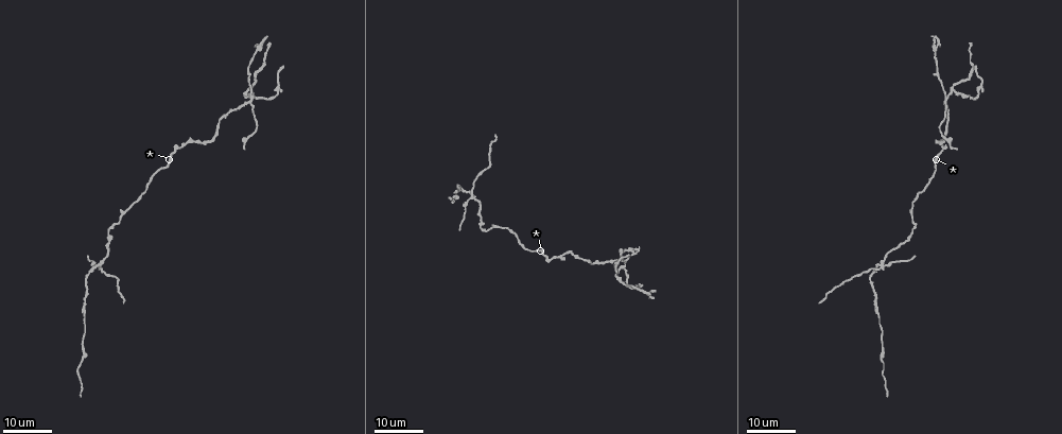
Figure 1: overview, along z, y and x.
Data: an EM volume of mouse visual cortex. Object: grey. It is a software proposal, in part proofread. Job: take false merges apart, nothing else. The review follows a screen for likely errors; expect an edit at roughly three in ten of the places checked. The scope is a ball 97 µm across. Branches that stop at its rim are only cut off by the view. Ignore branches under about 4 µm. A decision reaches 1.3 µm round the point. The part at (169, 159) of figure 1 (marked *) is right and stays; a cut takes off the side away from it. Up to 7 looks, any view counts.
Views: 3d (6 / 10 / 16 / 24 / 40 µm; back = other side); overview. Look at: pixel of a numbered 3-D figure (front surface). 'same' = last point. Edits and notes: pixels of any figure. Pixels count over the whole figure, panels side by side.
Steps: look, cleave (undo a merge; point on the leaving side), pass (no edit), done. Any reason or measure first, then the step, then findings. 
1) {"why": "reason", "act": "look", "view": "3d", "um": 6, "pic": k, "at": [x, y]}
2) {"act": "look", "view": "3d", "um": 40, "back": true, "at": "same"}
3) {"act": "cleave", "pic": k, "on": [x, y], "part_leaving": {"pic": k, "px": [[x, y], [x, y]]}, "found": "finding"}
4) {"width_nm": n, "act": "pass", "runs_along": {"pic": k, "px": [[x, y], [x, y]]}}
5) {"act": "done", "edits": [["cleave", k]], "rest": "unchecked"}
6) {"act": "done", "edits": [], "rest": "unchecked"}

{"why": "a fork", "act": "look", "view": "3d", "um": 16, "pic": 1, "at": [948, 96]}

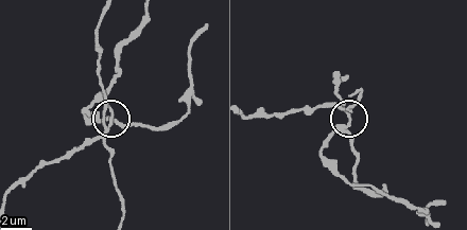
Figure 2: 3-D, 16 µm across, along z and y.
{"act": "look", "view": "3d", "um": 10, "pic": 2, "at": [110, 121]}

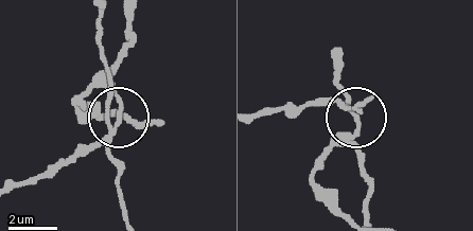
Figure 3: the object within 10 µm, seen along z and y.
{"act": "cleave", "pic": 3, "on": [121, 169], "part_leaving": {"pic": 3, "px": [[110, 131], [110, 72], [98, 18]]}, "found": "two neurons meet here"}

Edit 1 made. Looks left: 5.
{"why": "four arms meet", "act": "look", "view": "3d", "um": 24, "pic": 1, "at": [97, 263]}

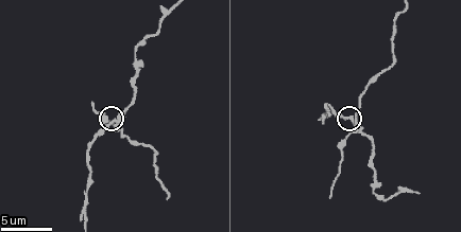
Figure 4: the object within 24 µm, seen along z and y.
{"act": "look", "view": "3d", "um": 10, "pic": 4, "at": [116, 122]}

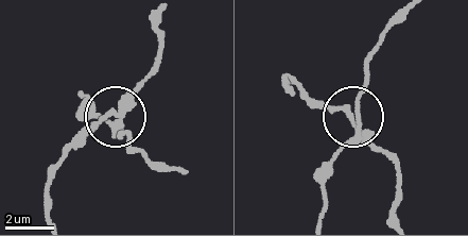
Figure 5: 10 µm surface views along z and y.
{"width_nm": 210, "act": "cleave", "pic": 5, "on": [356, 107], "part_leaving": {"pic": 5, "px": [[353, 137], [367, 60], [400, 17]]}, "found": "a second neuron is stuck on"}

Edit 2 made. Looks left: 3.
{"why": "narrows sharply", "act": "look", "view": "3d", "um": 16, "pic": 1, "at": [546, 256]}

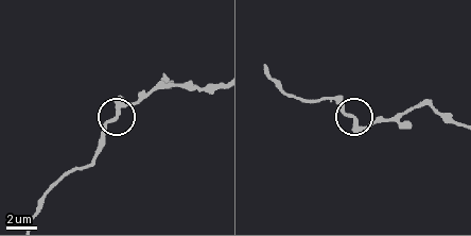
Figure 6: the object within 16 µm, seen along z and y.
{"why": "closer look", "act": "look", "view": "3d", "um": 10, "pic": 6, "at": [353, 115]}

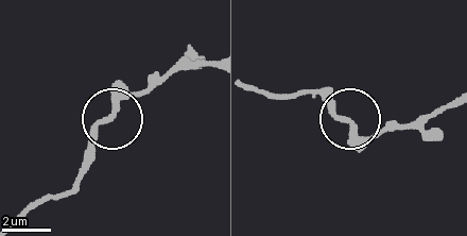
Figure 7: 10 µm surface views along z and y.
{"act": "pass", "runs_along": {"pic": 7, "px": [[323, 98], [364, 136], [392, 132]]}, "found": "continuous, no second neuron"}

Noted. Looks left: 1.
{"act": "done", "edits": [["cleave", 3], ["cleave", 5]], "rest": "unchecked"}

